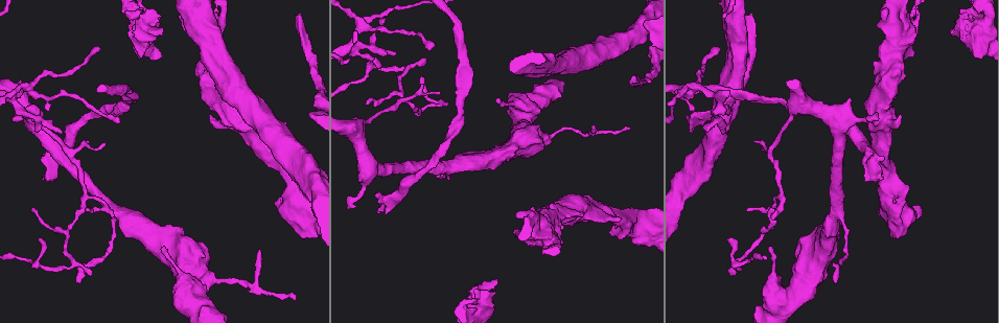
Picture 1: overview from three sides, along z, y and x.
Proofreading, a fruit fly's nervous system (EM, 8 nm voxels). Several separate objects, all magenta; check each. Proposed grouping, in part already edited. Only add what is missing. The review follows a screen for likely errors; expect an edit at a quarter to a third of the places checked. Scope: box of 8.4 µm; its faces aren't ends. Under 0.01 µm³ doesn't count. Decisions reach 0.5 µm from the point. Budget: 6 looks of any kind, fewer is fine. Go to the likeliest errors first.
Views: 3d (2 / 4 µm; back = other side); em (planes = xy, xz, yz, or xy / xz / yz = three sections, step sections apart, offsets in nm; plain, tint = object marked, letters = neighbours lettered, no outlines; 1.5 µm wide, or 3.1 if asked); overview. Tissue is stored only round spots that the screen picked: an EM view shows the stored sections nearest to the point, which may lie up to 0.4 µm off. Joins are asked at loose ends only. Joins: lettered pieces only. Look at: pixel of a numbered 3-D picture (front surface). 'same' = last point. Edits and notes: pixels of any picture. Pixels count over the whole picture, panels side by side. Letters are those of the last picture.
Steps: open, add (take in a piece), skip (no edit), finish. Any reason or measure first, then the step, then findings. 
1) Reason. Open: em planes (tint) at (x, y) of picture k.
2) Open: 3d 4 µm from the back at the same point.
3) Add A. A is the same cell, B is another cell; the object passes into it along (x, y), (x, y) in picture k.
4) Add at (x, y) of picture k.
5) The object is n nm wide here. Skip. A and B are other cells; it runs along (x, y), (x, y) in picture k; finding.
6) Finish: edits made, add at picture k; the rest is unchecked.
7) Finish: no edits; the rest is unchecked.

Tapers out. Open: em planes (letters) at (299, 15) of picture 1.

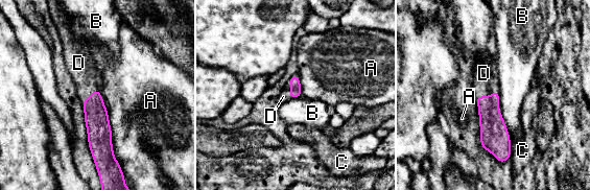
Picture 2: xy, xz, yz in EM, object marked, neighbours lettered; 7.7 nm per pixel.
Add D. D is the same cell, A, B and C are other cells; the object passes into it along (493, 127), (487, 96), (486, 80) in picture 2; the neuron continues.

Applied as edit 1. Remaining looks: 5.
Open: overview.

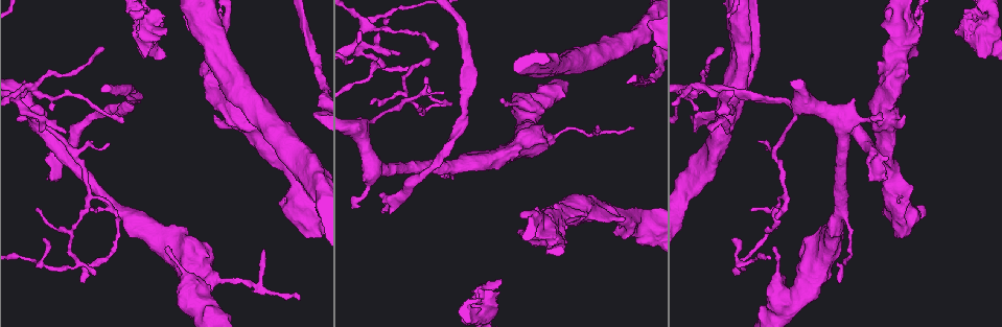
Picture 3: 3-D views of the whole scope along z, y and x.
Open: em xy step 4 (tint) at (625, 239) of picture 3.

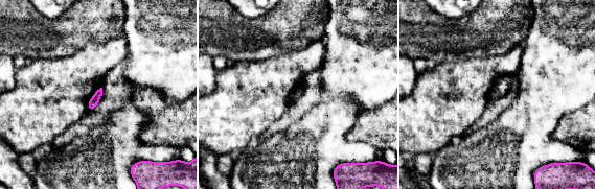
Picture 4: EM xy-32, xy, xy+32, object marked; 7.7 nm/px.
Open: em planes (letters) at the same point.

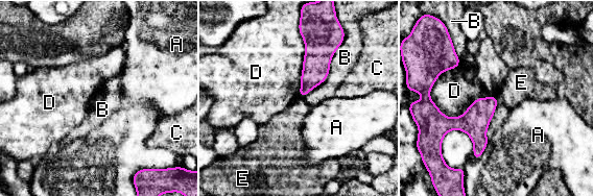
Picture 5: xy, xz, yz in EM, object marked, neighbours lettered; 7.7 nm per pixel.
Skip. A, B, C, D and E are other cells; no lettered piece goes on from it.

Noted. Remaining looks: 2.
Finish: edits made, add at picture 2; the rest is unchecked.

